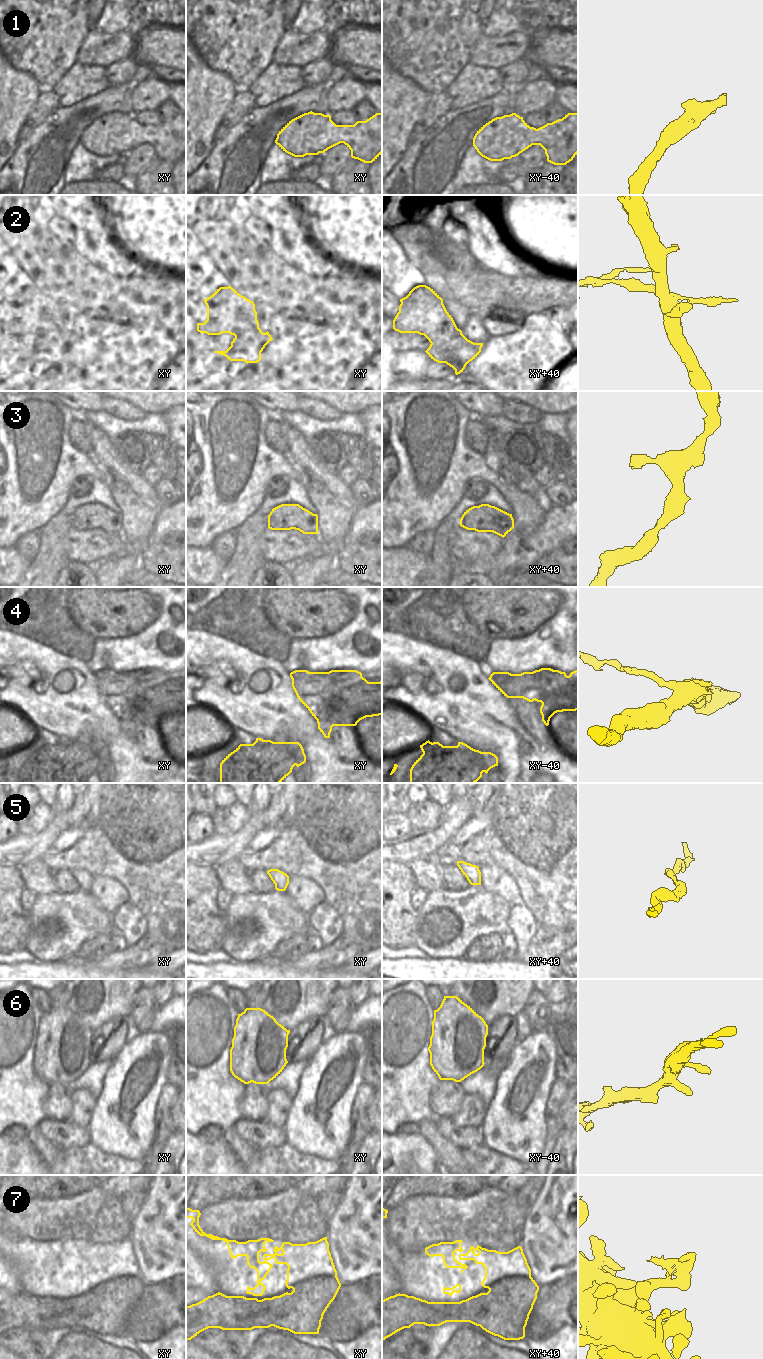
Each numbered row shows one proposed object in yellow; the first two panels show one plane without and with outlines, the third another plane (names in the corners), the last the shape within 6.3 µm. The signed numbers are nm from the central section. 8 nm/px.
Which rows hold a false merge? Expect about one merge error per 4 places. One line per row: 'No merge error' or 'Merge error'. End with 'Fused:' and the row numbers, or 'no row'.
1: No merge error
2: Merge error
3: No merge error
4: Merge error
5: No merge error
6: No merge error
7: No merge error
Fused: 2, 4.

